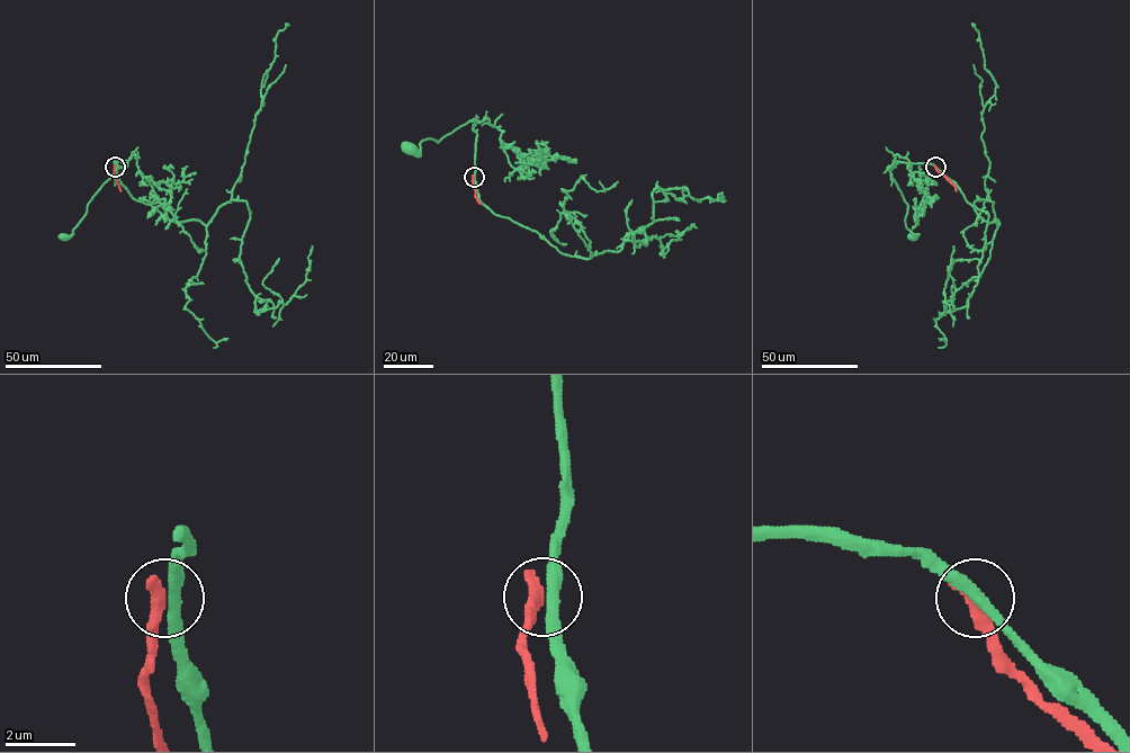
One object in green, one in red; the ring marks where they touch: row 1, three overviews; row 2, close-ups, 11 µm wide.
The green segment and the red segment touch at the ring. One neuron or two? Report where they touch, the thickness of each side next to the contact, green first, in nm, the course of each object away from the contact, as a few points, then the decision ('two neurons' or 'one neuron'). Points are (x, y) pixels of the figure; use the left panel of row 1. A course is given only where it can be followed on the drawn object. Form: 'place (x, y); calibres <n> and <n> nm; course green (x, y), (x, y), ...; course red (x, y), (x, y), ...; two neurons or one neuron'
place (115, 167); calibres 340 and 440 nm; course green (115, 167), (116, 162), (116, 170), (87, 205), (86, 215), (72, 234), (63, 236); course red (115, 167), (120, 190); two neurons

